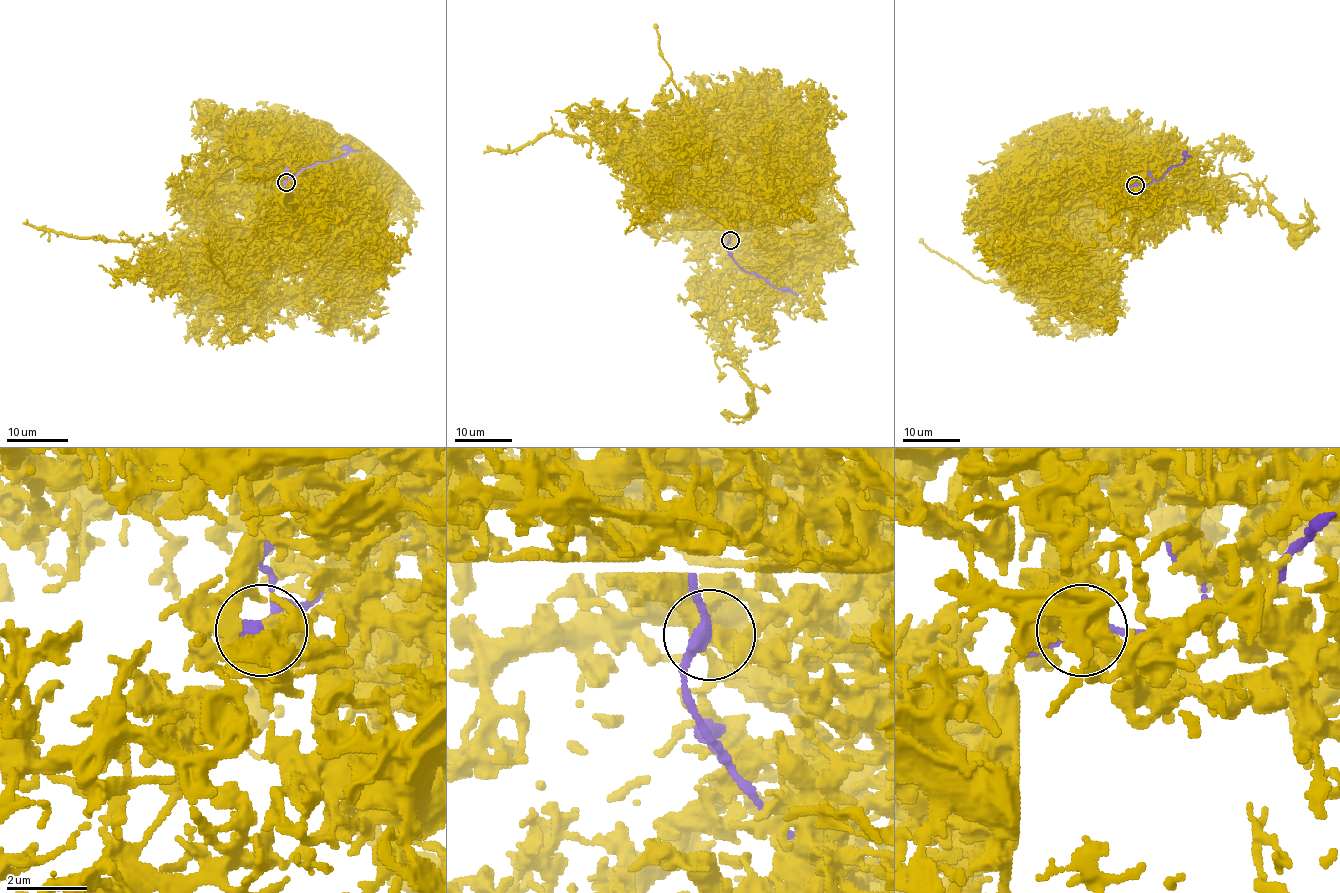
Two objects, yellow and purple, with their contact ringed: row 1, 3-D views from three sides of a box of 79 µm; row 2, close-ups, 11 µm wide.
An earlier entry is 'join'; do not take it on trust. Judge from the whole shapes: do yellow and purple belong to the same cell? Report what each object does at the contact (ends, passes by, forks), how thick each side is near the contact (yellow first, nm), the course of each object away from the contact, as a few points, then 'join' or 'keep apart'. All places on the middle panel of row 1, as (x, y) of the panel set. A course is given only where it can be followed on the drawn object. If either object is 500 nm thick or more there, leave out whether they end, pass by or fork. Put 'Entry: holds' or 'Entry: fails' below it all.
yellow ends | purple passes by | 360/280 nm | yellow via (730, 240), (746, 236), (756, 220), (758, 165), (749, 151) | purple via (730, 240), (726, 249), (741, 268), (755, 272), (774, 287), (787, 288), (798, 295) | keep apart
Entry: fails

